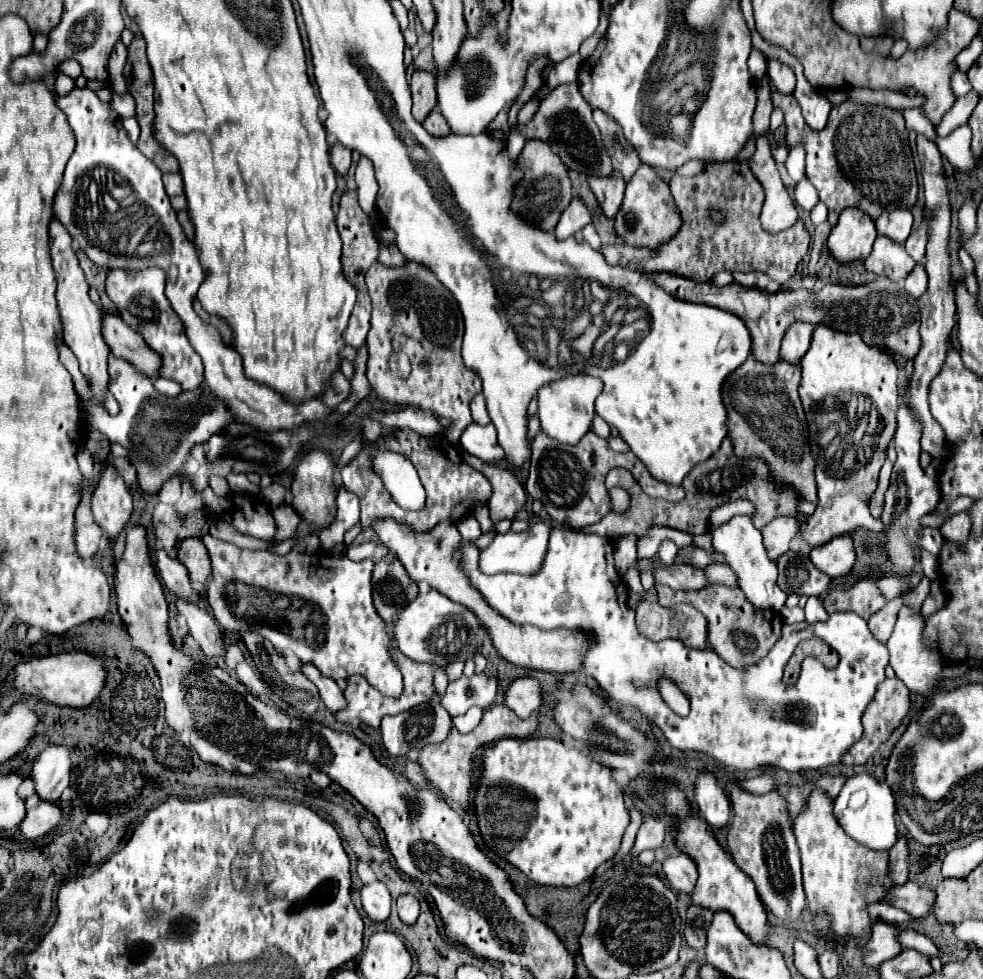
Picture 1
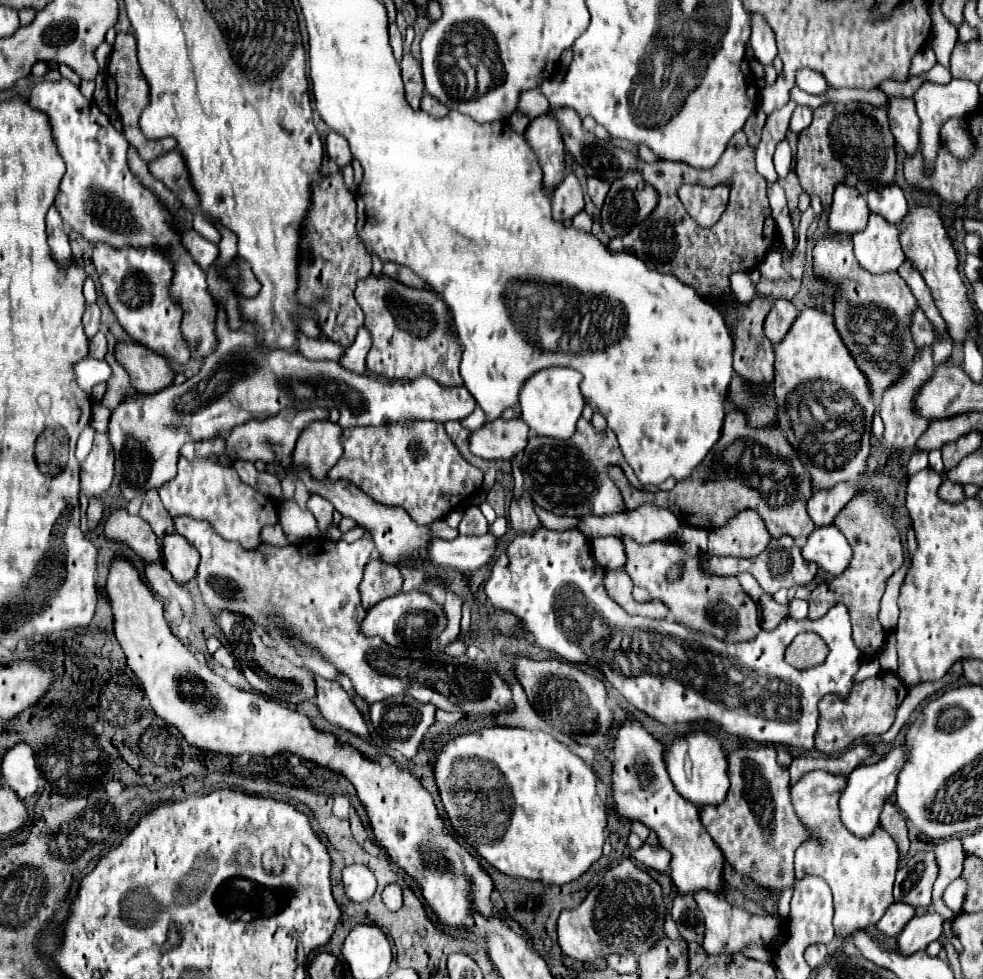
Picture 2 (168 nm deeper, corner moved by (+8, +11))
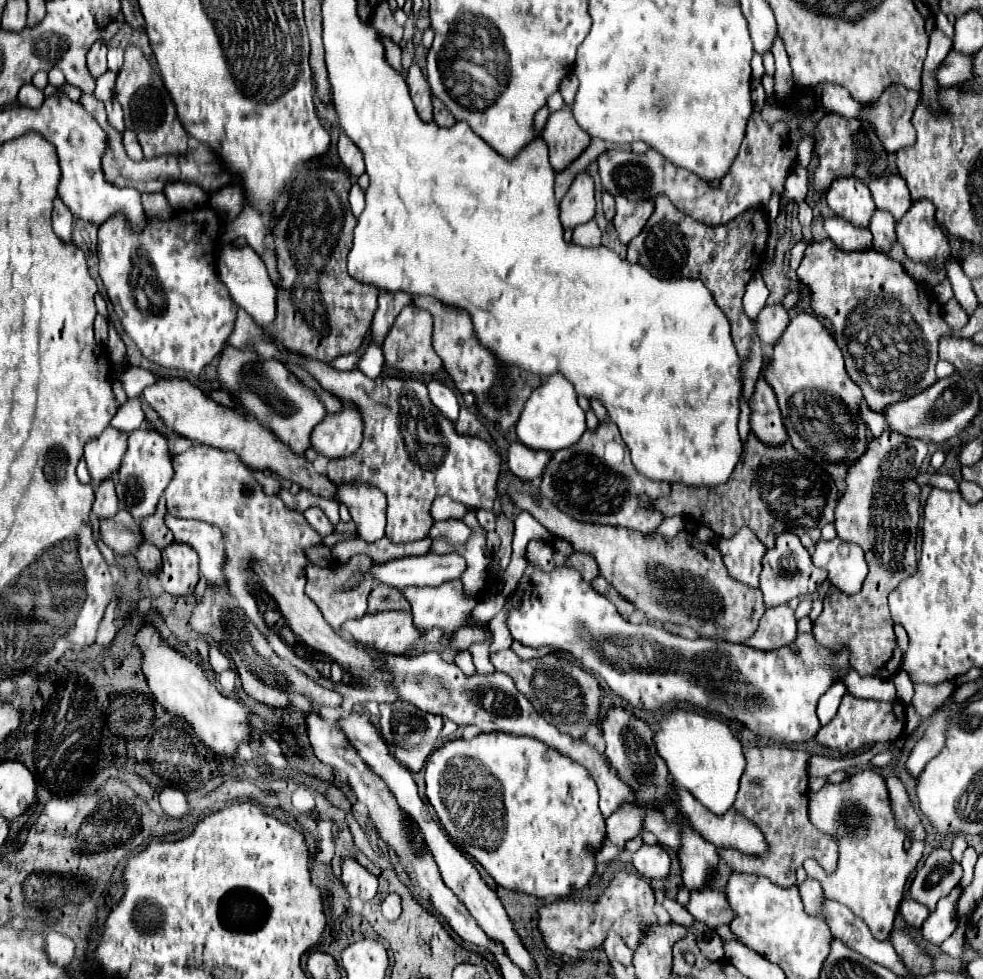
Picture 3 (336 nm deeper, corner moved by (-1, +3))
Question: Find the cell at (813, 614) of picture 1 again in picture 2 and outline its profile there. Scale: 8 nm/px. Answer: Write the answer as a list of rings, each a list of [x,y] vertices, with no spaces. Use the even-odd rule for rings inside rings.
[[[791,600],[791,604],[789,604],[789,616],[795,620],[803,620],[807,616],[807,610],[809,610],[809,606],[803,600]]]

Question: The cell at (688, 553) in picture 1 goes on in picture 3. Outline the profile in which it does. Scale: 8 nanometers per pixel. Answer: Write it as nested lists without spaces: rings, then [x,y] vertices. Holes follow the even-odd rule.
[[[740,528],[732,538],[718,538],[714,546],[720,550],[732,578],[750,586],[758,586],[758,574],[762,570],[766,546],[750,528]]]

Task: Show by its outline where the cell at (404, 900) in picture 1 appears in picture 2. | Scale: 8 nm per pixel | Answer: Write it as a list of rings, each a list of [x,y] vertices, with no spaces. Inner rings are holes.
[[[389,884],[385,886],[385,890],[381,892],[381,900],[389,910],[399,910],[403,904],[403,896],[401,896],[401,886],[399,884]]]

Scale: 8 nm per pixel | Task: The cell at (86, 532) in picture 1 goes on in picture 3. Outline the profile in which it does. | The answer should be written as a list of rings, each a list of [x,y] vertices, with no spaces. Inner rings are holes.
[[[104,480],[100,488],[96,490],[96,502],[94,502],[94,514],[98,518],[110,518],[118,512],[118,498],[114,492],[114,480]]]

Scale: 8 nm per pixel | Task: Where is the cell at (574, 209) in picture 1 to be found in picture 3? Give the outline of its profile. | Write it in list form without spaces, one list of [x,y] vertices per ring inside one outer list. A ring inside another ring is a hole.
[[[580,172],[566,196],[560,202],[560,220],[564,228],[576,228],[594,218],[594,182],[586,172]]]

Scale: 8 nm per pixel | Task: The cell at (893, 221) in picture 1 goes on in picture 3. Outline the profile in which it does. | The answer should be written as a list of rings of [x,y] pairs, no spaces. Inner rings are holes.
[[[882,176],[880,180],[872,180],[870,184],[872,198],[880,210],[886,210],[898,222],[912,206],[910,192],[904,184],[902,176]]]

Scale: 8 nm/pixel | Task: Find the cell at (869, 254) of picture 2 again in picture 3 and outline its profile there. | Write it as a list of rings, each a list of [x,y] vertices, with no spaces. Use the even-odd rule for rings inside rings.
[[[876,210],[876,214],[872,216],[870,222],[870,232],[872,232],[872,248],[878,252],[888,252],[892,248],[892,244],[896,242],[896,232],[894,232],[896,222],[892,220],[890,212],[880,212]]]

